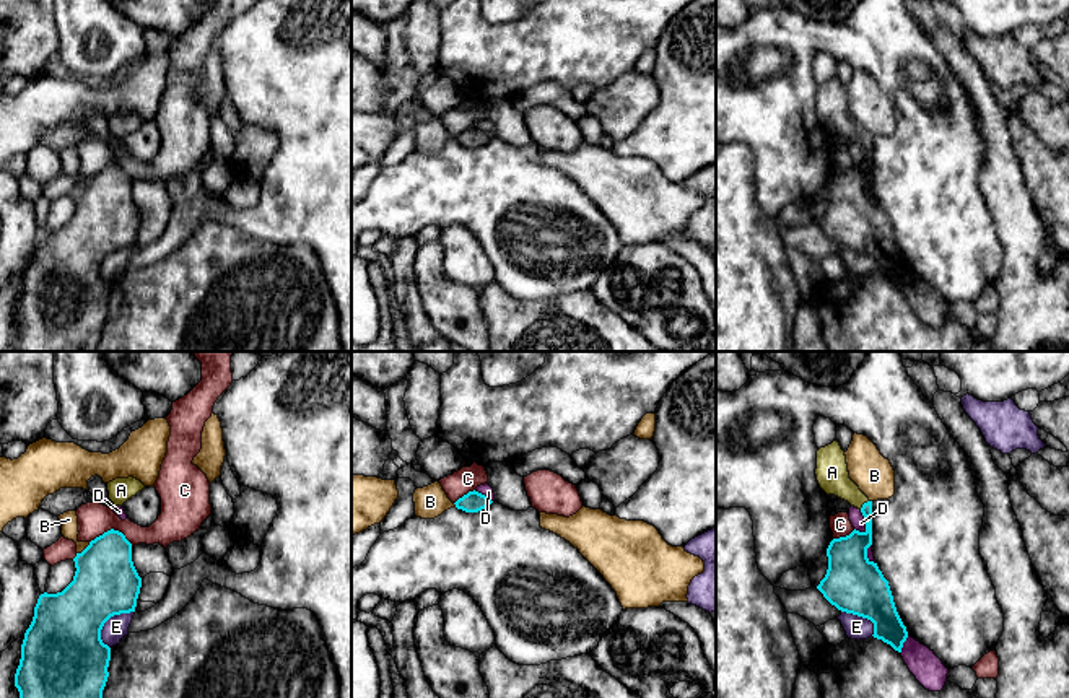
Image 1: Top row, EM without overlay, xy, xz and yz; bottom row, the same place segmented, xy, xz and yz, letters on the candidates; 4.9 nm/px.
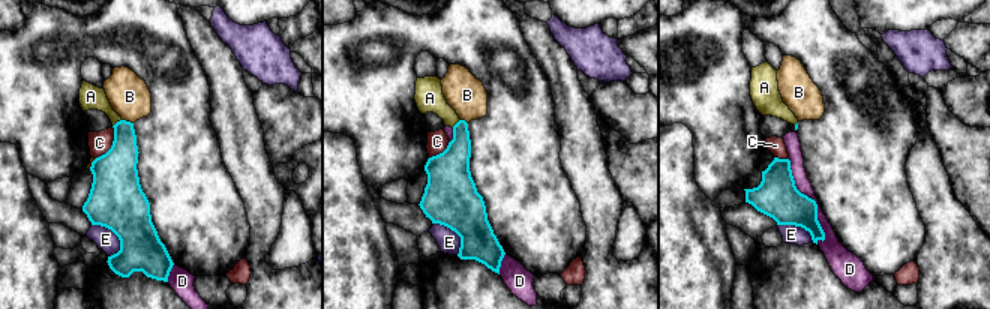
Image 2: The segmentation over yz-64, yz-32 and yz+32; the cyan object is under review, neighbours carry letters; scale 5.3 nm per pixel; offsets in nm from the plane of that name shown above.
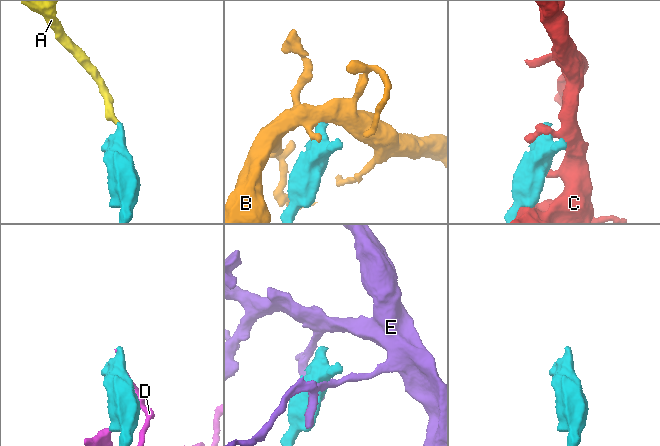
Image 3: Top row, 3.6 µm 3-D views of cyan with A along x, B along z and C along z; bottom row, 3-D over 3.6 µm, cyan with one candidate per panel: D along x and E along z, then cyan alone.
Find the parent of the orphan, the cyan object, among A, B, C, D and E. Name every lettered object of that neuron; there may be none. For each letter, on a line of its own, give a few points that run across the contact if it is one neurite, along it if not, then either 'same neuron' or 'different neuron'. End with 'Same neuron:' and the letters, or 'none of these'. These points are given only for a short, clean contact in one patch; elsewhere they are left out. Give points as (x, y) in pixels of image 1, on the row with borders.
A: line yz (850, 554), (868, 534), (863, 505), (832, 472); same neuron
B: different neuron
C: different neuron
D: different neuron
E: different neuron
Same neuron: A

